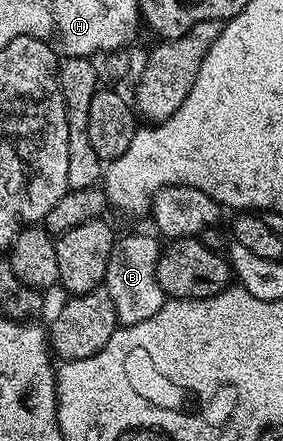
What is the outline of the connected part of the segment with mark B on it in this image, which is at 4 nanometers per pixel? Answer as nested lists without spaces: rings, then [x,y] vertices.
[[[147,233],[120,236],[113,251],[109,251],[109,267],[103,276],[103,285],[113,299],[120,326],[145,323],[145,319],[153,319],[153,315],[157,315],[163,306],[165,294],[161,291],[161,283],[157,283],[161,241],[158,236],[155,237],[150,237]]]

